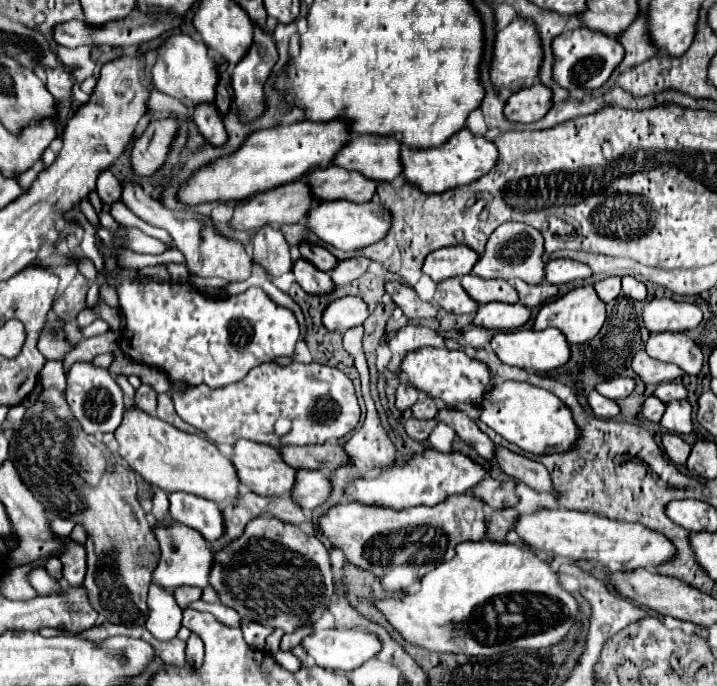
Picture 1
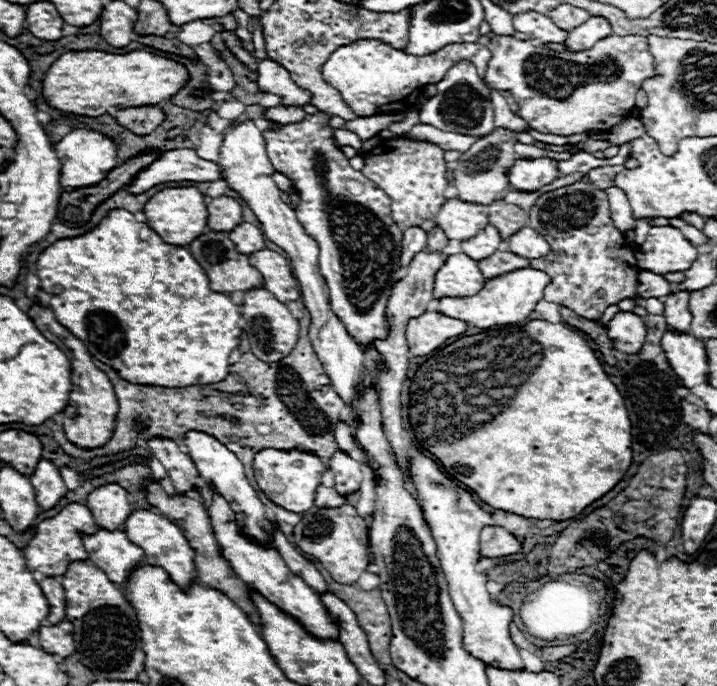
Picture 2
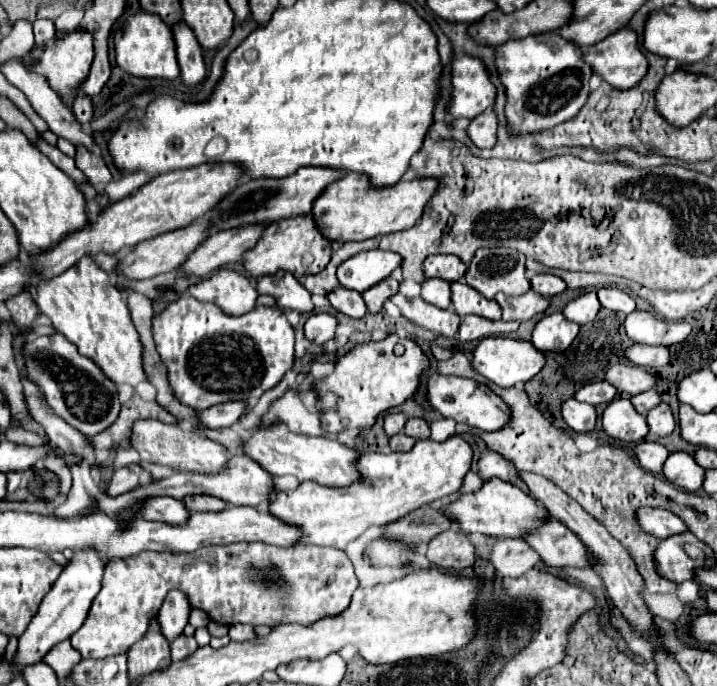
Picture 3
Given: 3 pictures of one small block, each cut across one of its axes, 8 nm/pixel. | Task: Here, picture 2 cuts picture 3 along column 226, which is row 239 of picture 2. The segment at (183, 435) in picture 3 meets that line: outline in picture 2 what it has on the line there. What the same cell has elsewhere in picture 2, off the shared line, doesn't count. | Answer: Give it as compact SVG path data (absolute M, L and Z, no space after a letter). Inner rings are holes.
M450 198L442 204L436 224L450 240L466 240L488 226L488 212L482 204L466 204L460 198Z

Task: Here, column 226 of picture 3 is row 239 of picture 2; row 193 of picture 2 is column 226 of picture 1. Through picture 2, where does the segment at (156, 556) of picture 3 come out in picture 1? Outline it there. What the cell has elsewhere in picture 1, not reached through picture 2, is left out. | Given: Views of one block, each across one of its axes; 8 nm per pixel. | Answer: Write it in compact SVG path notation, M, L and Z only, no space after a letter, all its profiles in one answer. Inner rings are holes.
M254 518L236 542L220 552L214 552L210 586L220 594L222 604L234 608L252 622L282 628L284 632L294 632L298 626L314 624L334 594L330 558L324 542L316 534L306 534L302 528L276 518Z

